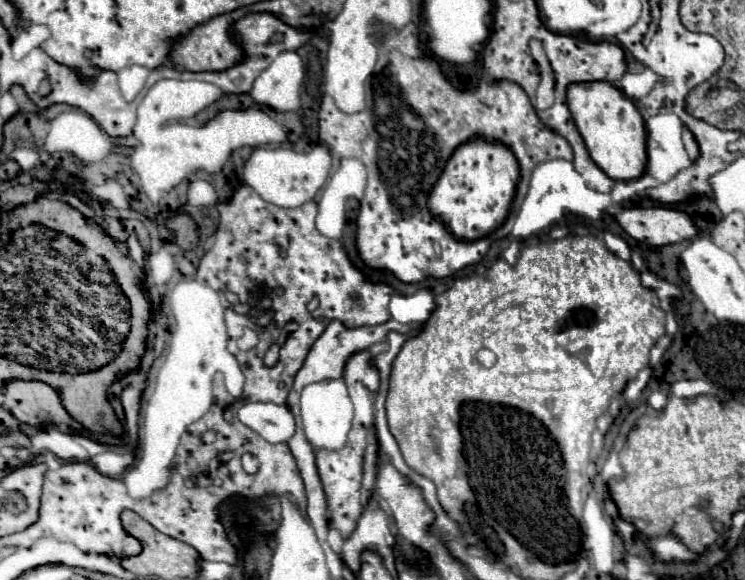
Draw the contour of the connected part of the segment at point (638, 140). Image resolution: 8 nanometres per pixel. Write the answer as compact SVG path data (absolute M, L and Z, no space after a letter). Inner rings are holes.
M577 83L567 89L567 107L581 133L591 161L615 181L639 179L647 167L645 125L637 103L611 83Z

